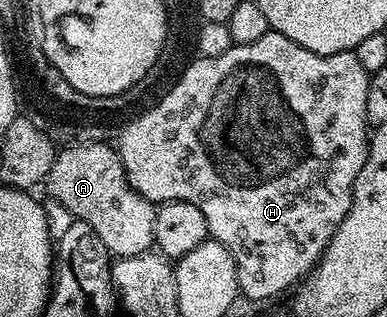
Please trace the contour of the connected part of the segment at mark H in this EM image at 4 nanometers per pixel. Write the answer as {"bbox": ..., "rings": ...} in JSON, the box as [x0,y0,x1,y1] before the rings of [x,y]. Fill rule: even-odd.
{"bbox":[124,29,370,299],"rings":[[[271,29],[266,37],[258,37],[258,41],[250,41],[250,45],[234,45],[222,53],[222,57],[209,59],[193,58],[193,63],[180,75],[180,80],[161,97],[153,102],[156,110],[156,135],[138,135],[124,141],[124,160],[128,163],[127,174],[130,185],[154,205],[169,203],[177,199],[190,205],[198,205],[202,209],[202,217],[206,217],[206,225],[211,238],[218,240],[232,254],[236,262],[240,295],[248,299],[272,299],[283,291],[289,291],[303,280],[304,276],[320,262],[329,241],[336,230],[342,225],[346,213],[352,204],[352,187],[356,183],[358,173],[362,173],[362,165],[366,165],[368,145],[370,142],[370,124],[366,117],[366,89],[368,88],[369,72],[362,69],[355,51],[343,51],[333,55],[310,53],[310,49],[302,49],[290,37]],[[232,63],[232,97],[216,97],[216,83],[222,73]],[[212,97],[212,109],[216,113],[204,113],[208,101]]]}

